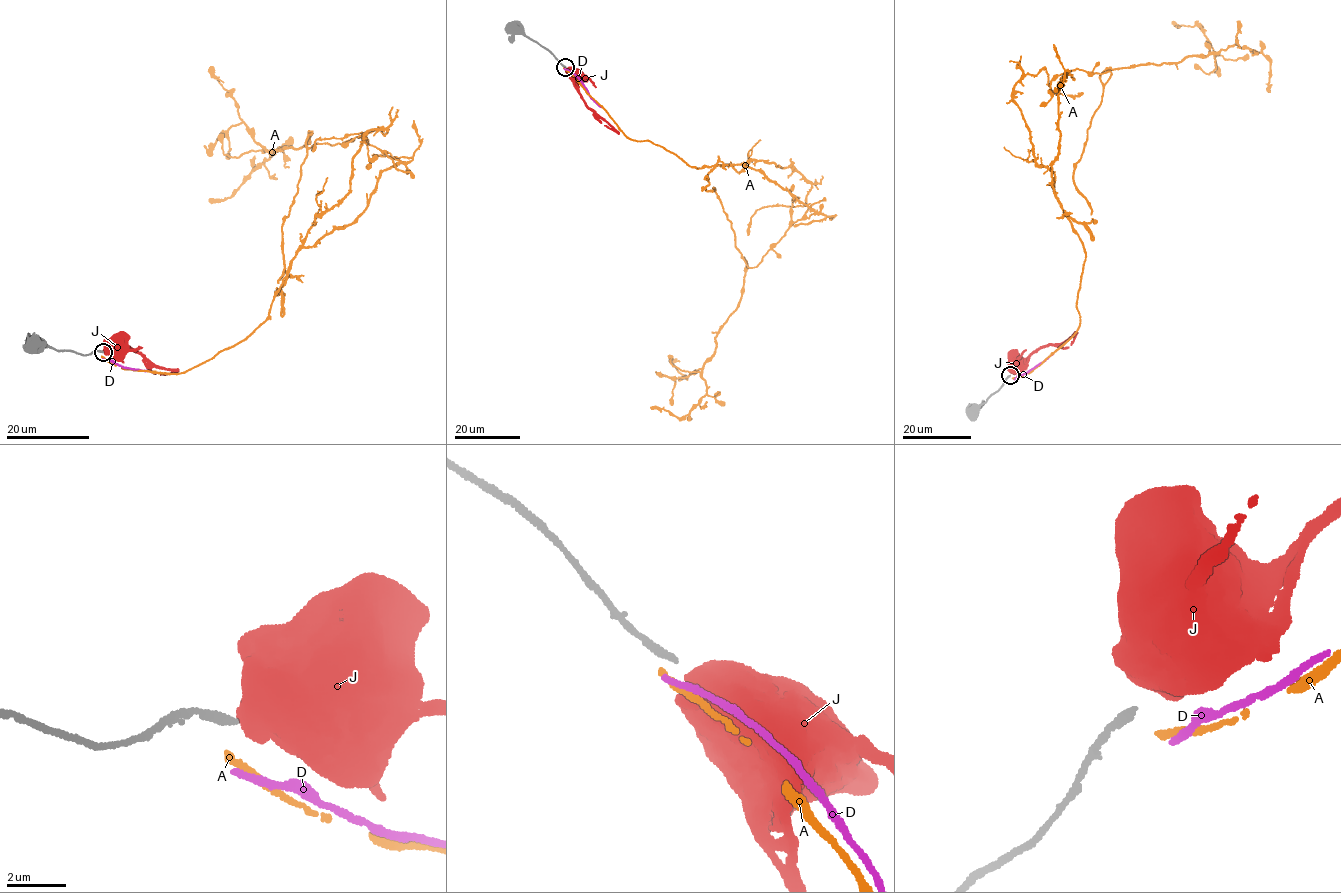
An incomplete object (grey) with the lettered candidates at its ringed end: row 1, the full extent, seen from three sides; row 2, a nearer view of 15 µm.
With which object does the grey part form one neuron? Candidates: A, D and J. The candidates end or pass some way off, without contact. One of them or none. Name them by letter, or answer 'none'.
none

